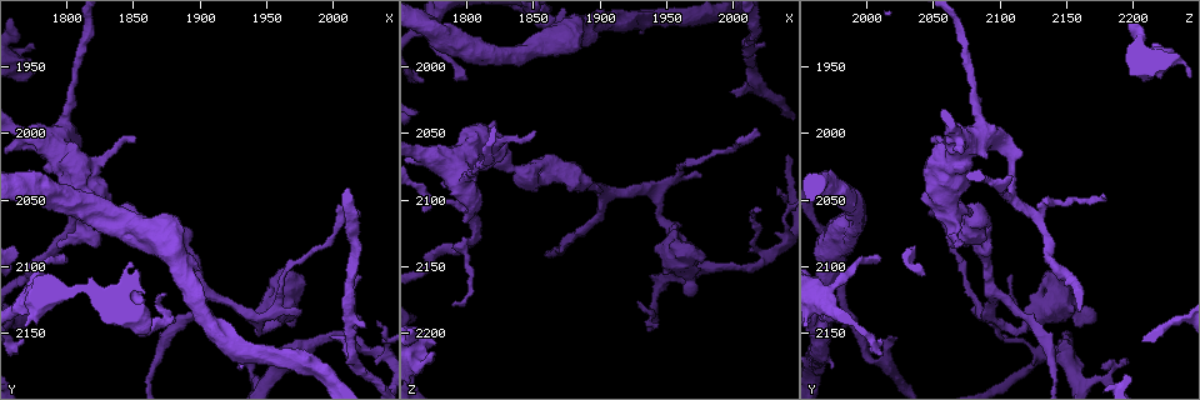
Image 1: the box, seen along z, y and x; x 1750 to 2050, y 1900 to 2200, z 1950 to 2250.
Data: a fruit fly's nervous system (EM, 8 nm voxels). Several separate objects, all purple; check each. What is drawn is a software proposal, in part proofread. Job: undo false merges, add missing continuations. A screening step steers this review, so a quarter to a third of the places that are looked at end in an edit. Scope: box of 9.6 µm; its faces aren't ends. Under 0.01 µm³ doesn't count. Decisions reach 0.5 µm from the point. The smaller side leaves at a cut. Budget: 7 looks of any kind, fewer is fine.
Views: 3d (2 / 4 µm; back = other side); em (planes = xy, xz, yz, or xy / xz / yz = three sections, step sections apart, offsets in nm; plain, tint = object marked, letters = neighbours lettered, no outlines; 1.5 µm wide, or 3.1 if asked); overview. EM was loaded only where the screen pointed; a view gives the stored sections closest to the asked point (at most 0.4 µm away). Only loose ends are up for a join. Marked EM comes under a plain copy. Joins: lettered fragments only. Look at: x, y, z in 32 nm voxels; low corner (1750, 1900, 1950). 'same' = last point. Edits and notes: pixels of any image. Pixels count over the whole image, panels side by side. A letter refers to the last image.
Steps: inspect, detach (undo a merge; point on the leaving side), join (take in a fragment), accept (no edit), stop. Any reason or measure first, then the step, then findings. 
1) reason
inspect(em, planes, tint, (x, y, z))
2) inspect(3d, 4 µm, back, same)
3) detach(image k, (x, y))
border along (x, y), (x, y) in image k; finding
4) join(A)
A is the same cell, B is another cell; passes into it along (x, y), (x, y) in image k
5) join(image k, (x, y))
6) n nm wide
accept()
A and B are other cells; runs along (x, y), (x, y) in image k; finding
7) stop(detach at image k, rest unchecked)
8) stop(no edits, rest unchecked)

free end
inspect(em, yz, step 8, letters, (2000, 2154, 2018))

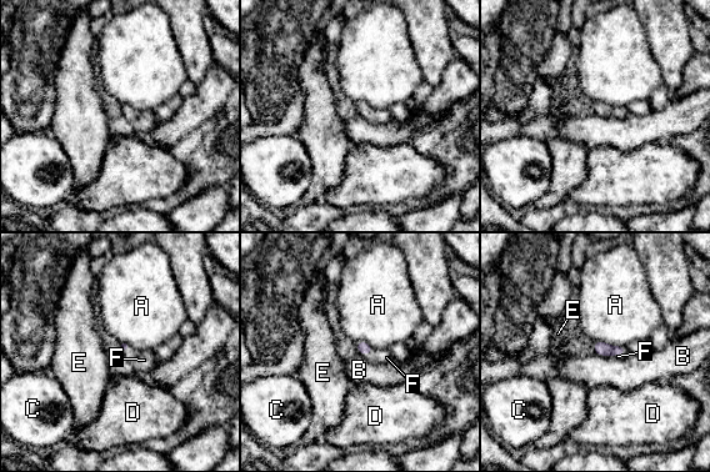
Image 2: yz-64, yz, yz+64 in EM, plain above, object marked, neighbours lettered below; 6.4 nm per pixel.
inspect(em, planes, letters, same)

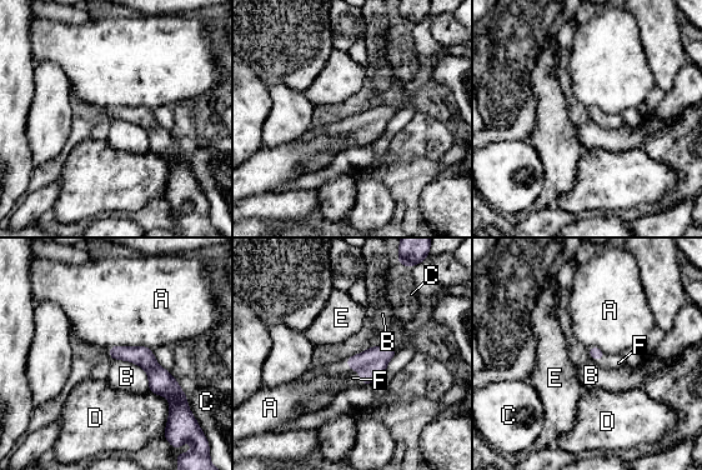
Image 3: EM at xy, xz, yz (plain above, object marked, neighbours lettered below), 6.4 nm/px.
join(F)
F is the same cell, A, B, C, D and E are other cells; passes into it along (371, 364), (356, 369), (352, 378) in image 3; it goes on there

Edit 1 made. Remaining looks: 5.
branch stops here
inspect(em, planes, letters, (1974, 2134, 2084))

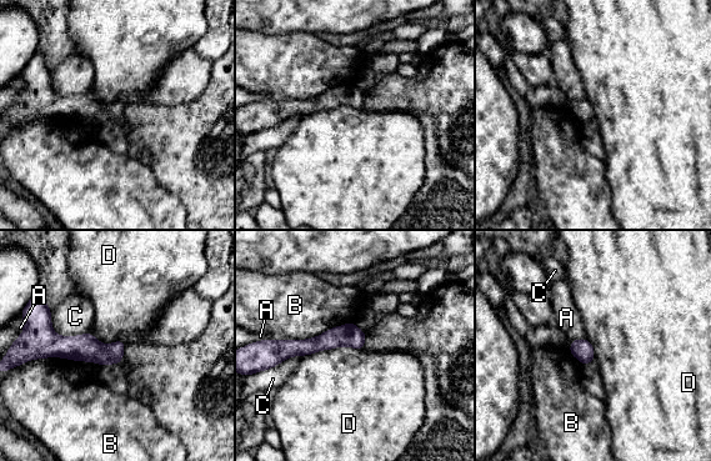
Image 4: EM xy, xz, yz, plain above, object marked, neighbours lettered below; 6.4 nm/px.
accept()
A, B, C and D are other cells; border along (340, 346), (316, 350), (301, 356) in image 4; none of them fits

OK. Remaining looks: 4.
tapers out
inspect(em, planes, letters, (1944, 2172, 2196))

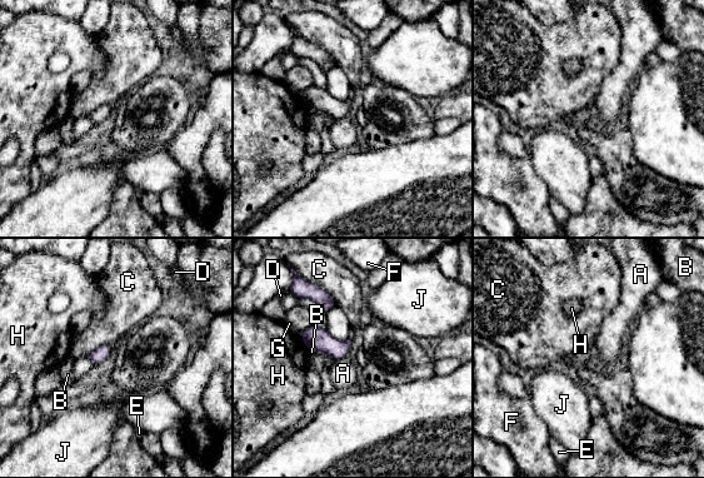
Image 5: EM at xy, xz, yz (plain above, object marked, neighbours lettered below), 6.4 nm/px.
accept()
A, B, C, D, E, F, G, H and J are other cells; border along (345, 355), (334, 361) in image 5; no lettered fragment goes on from it

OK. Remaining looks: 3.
stop(join at image 3, rest unchecked)

